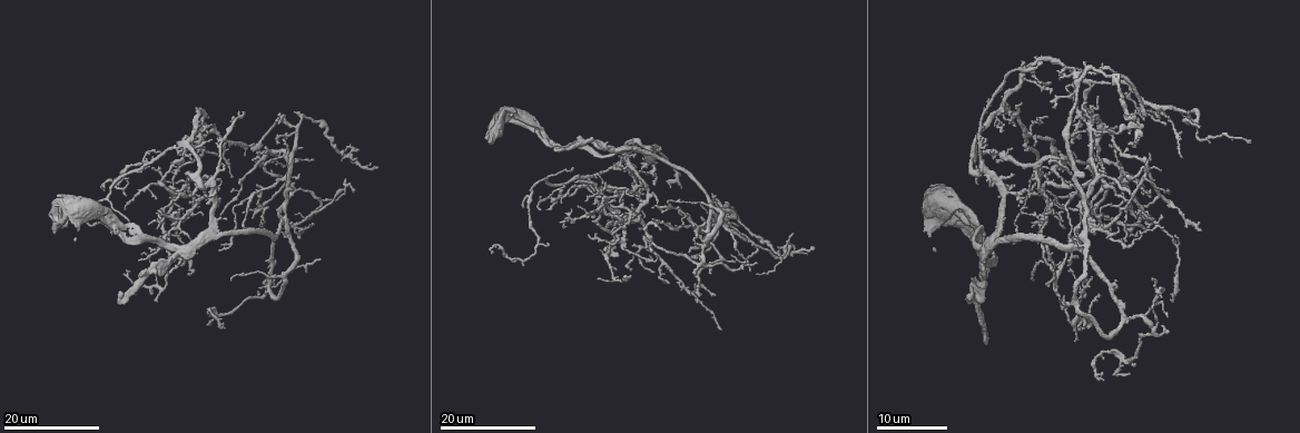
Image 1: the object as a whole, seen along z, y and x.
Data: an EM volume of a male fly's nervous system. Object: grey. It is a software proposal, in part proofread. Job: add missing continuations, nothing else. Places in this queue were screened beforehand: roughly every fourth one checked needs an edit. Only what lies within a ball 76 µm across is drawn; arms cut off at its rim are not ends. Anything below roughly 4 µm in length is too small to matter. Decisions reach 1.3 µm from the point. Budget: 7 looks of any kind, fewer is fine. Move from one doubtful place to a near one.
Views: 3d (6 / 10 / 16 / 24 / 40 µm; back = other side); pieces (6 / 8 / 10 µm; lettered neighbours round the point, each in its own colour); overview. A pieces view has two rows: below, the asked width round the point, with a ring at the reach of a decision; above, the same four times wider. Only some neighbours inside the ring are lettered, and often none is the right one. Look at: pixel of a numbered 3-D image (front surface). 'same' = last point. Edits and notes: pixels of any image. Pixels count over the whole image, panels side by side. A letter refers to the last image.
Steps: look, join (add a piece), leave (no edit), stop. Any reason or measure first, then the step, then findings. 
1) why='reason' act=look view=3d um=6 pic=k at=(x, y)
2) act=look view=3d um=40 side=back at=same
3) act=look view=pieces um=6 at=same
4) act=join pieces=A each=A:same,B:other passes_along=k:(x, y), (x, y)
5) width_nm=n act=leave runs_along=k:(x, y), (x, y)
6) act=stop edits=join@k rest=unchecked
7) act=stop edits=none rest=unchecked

why='an open end' act=look view=3d um=24 pic=1 at=(1055, 108)

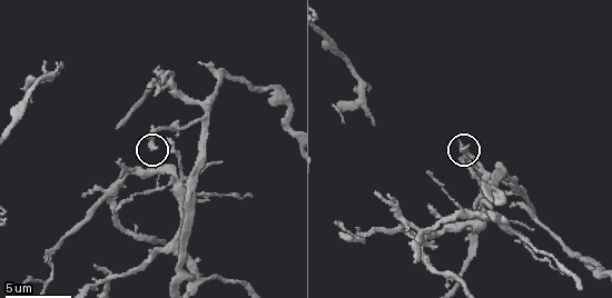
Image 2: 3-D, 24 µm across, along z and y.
act=look view=pieces um=8 pic=2 at=(465, 145)

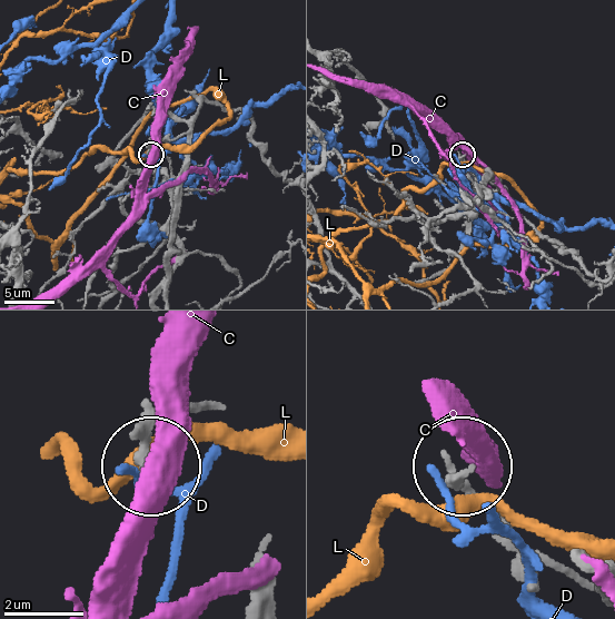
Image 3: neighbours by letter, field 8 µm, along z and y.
act=leave each=C:other,D:other,L:other found='none of them fits'

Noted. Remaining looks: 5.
why='an open end' act=look view=pieces um=10 pic=2 at=(85, 196)

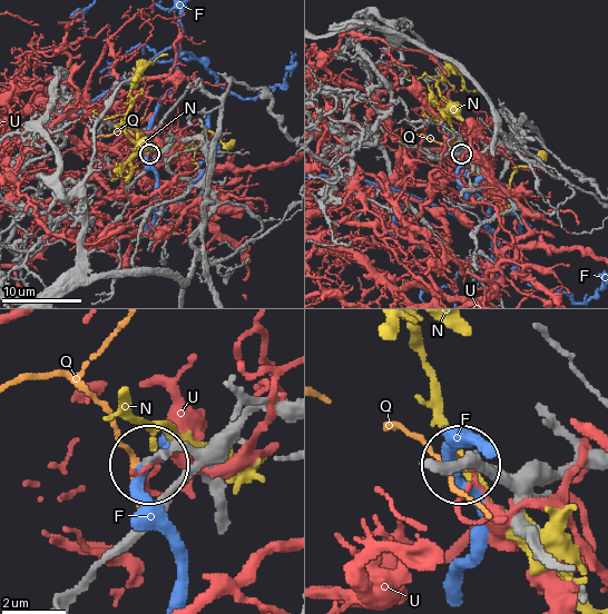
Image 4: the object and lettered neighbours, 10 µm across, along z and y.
act=leave each=F:other,N:other,Q:other,U:other runs_along=4:(284, 404), (253, 409), (197, 449), (152, 465) found='no lettered piece goes on from it'

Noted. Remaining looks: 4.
why='tapers out' act=look view=3d um=16 pic=1 at=(669, 283)

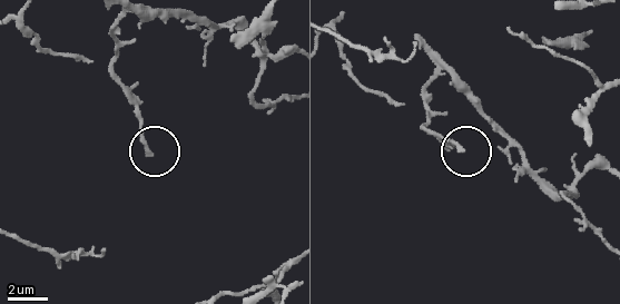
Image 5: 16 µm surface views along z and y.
act=look view=pieces um=6 pic=5 at=(460, 150)

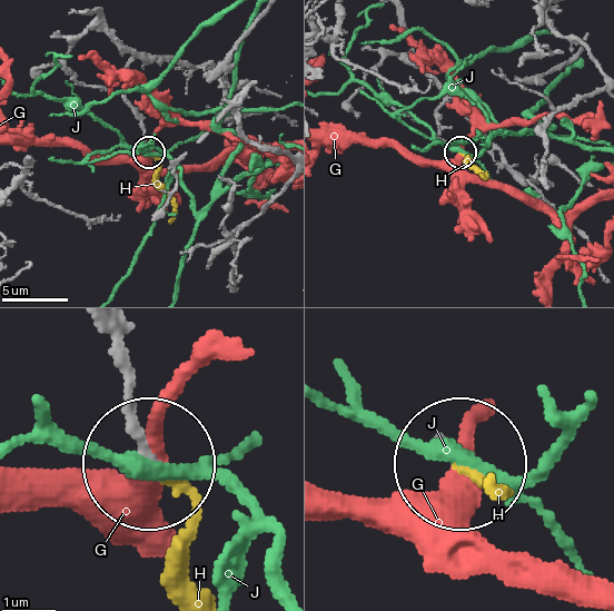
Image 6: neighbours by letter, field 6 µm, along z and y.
width_nm=150 act=join pieces=H each=G:other,H:same,J:other passes_along=6:(102, 332), (134, 447), (186, 513), (190, 593) found='the neuron continues'

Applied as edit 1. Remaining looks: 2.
act=stop edits=join@6 rest=unchecked

